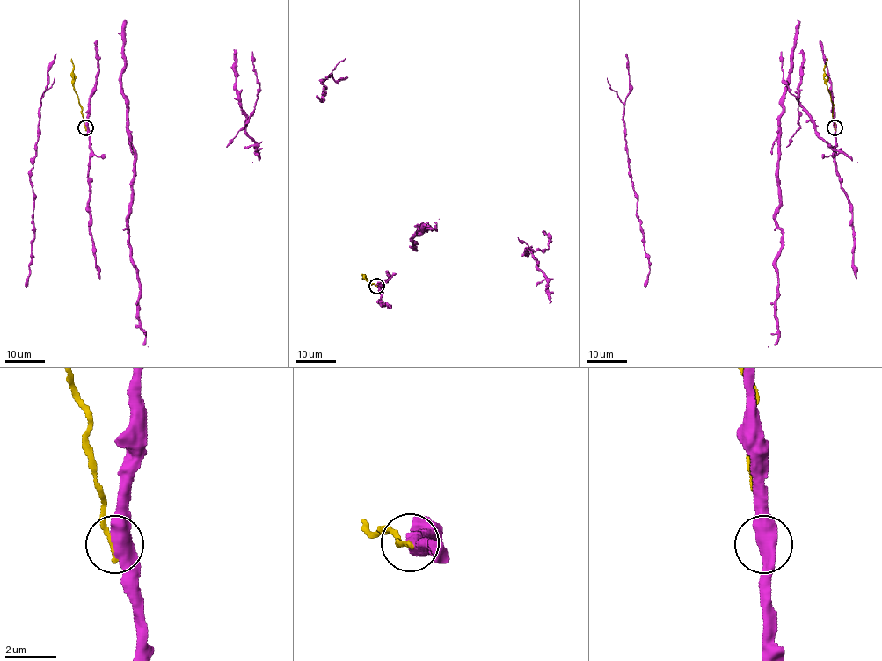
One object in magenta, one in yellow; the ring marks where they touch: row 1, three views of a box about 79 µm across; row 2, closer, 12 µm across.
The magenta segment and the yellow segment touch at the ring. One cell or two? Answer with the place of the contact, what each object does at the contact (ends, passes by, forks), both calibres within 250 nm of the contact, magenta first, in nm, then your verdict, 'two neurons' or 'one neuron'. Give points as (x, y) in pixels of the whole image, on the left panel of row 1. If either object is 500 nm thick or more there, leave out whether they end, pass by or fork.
place (85, 127); calibres 500 and 200 nm; two neurons

